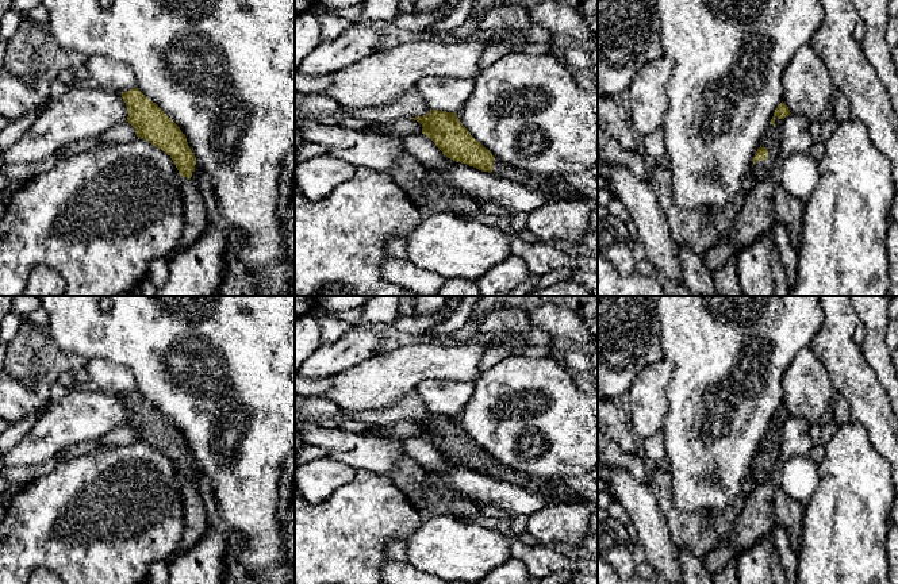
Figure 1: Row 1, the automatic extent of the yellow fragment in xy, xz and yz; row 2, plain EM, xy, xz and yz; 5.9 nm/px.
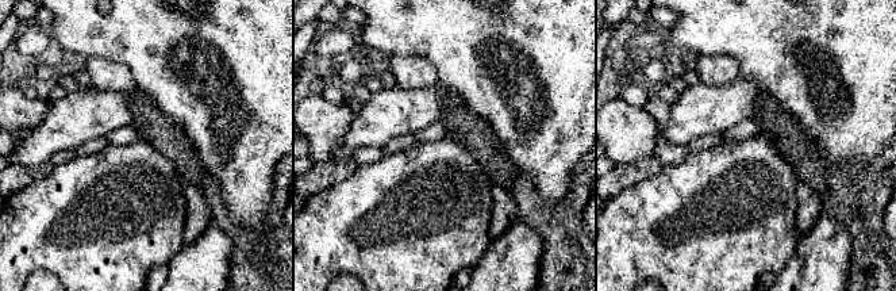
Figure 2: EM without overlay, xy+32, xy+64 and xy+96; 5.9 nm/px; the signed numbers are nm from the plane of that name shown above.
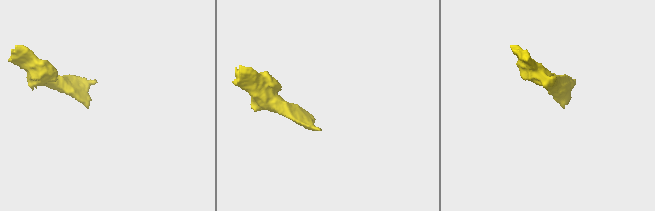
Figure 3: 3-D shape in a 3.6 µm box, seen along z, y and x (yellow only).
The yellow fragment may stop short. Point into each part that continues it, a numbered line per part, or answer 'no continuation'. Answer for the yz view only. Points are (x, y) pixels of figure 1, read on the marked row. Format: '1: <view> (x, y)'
1: yz (766, 169)

